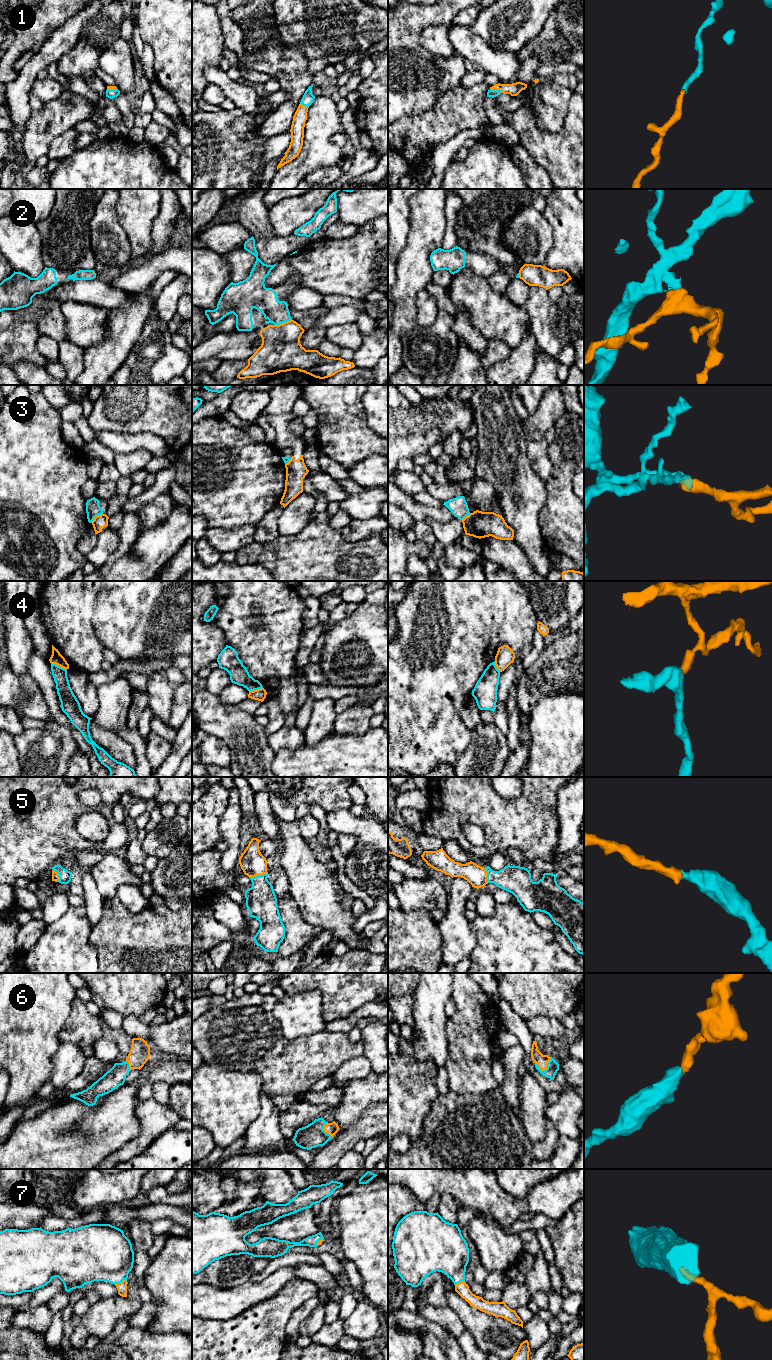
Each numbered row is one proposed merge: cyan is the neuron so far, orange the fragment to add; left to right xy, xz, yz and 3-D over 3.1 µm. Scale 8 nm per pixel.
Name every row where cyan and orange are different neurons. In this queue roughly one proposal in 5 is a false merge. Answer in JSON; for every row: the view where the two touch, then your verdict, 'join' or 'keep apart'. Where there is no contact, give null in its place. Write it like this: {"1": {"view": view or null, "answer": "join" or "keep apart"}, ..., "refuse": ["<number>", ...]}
{"1": {"view": "yz", "answer": "join"}, "2": {"view": "xz", "answer": "join"}, "3": {"view": "xy", "answer": "keep apart"}, "4": {"view": "xy", "answer": "keep apart"}, "5": {"view": "xz", "answer": "join"}, "6": {"view": "yz", "answer": "join"}, "7": {"view": "xy", "answer": "join"}, "refuse": ["3", "4"]}

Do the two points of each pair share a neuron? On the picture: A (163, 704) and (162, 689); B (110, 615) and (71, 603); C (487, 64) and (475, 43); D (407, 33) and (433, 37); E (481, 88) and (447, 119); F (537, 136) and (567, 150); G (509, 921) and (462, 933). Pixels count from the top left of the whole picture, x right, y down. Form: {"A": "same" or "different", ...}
{"A": "same", "B": "different", "C": "same", "D": "different", "E": "same", "F": "same", "G": "different"}

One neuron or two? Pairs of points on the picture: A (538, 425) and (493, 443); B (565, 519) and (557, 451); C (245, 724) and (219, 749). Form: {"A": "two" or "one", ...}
{"A": "two", "B": "one", "C": "two"}

